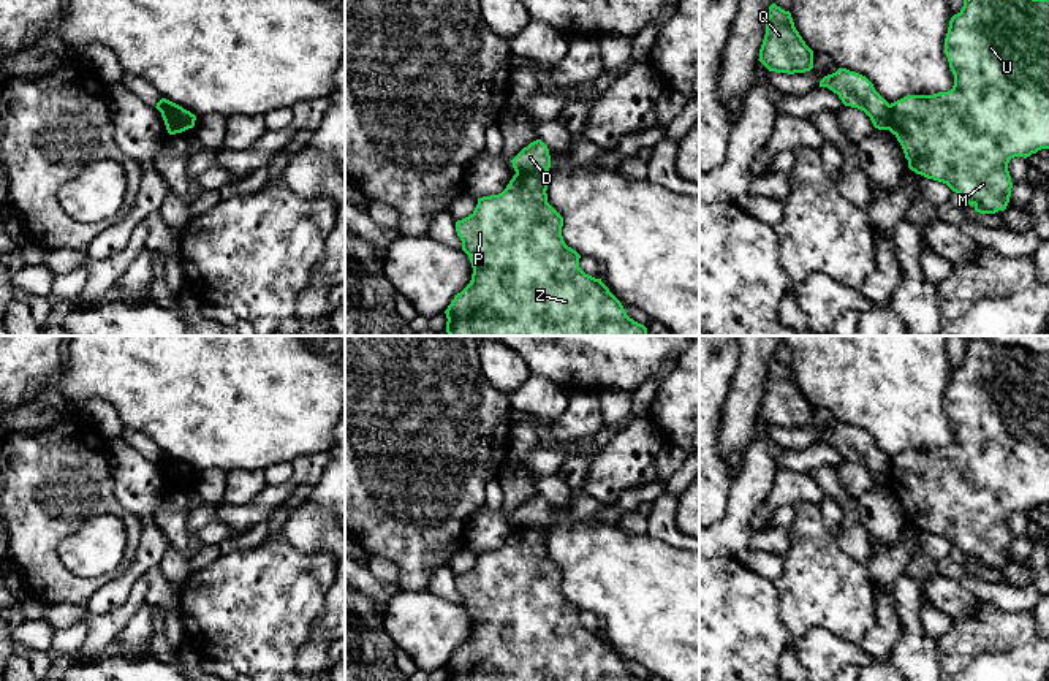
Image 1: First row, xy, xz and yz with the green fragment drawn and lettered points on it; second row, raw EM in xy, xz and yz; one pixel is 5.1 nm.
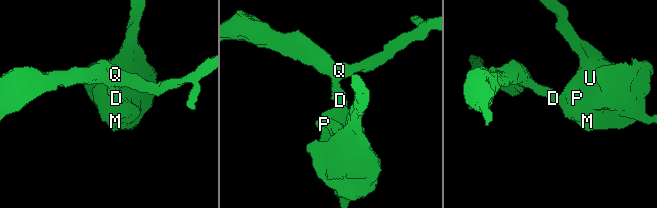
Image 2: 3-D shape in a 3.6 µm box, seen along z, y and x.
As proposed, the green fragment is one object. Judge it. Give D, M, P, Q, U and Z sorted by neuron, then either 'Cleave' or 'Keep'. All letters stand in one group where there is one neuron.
Groups: D Q / M P U Z. Cleave

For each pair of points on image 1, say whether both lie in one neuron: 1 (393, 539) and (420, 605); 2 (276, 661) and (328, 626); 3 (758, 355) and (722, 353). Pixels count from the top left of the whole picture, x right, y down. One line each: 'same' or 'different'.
1: different
2: different
3: different

